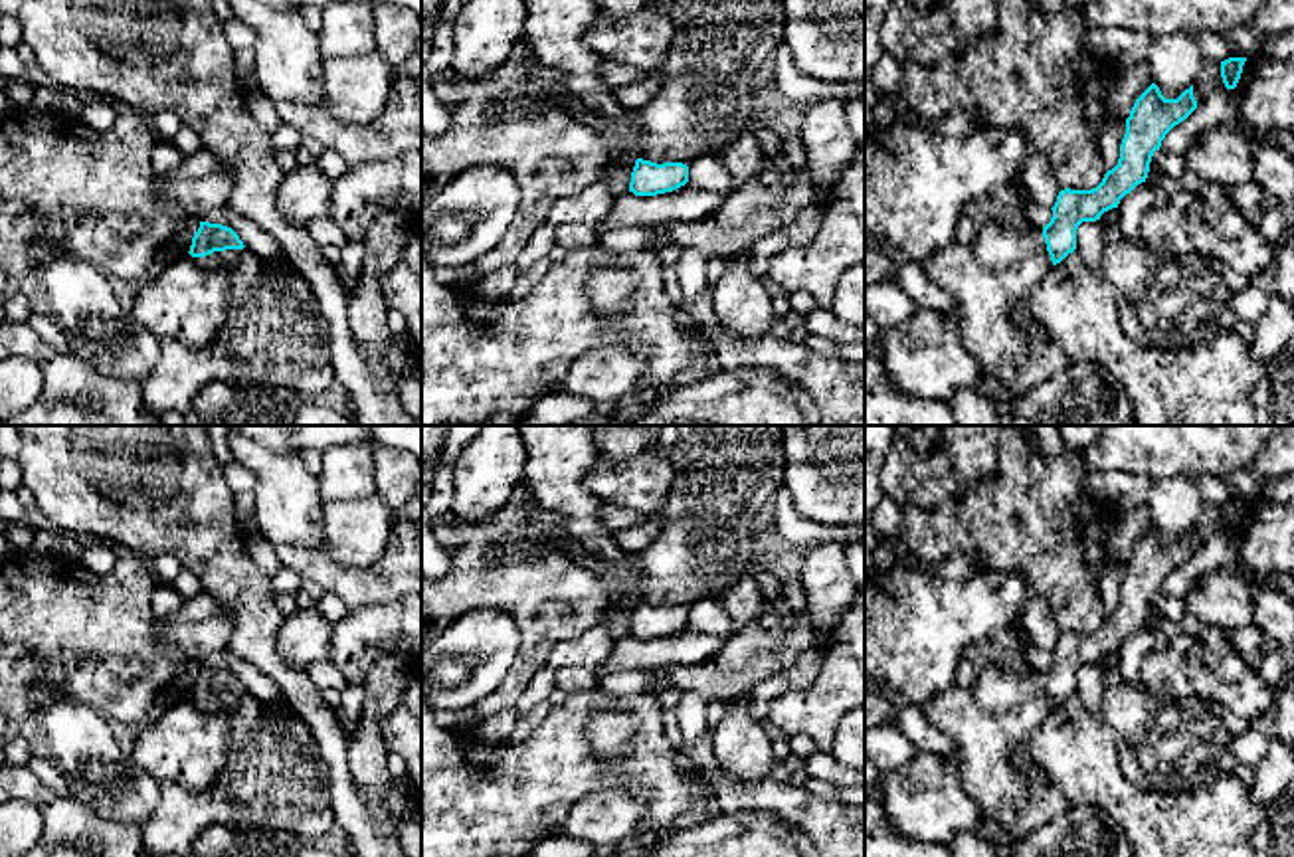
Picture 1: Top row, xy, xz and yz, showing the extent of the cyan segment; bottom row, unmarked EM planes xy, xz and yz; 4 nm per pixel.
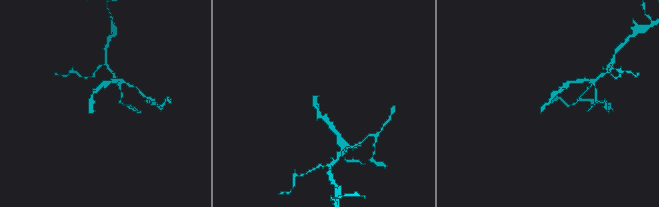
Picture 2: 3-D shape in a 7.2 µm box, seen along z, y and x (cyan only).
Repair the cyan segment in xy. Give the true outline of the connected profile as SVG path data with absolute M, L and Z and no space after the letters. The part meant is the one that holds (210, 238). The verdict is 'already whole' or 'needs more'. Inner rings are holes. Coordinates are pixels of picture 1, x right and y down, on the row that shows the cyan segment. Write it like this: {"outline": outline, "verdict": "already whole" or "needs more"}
{"outline": "M200 222L188 253L200 269L228 281L228 317L216 338L202 348L160 340L160 358L139 384L148 412L158 418L166 412L186 414L194 396L216 380L273 394L289 392L297 404L311 402L334 384L328 323L311 285L287 259L265 261L251 253L231 228L210 222Z", "verdict": "needs more"}

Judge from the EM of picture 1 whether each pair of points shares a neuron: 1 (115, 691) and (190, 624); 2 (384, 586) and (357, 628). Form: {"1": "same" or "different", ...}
{"1": "different", "2": "different"}

